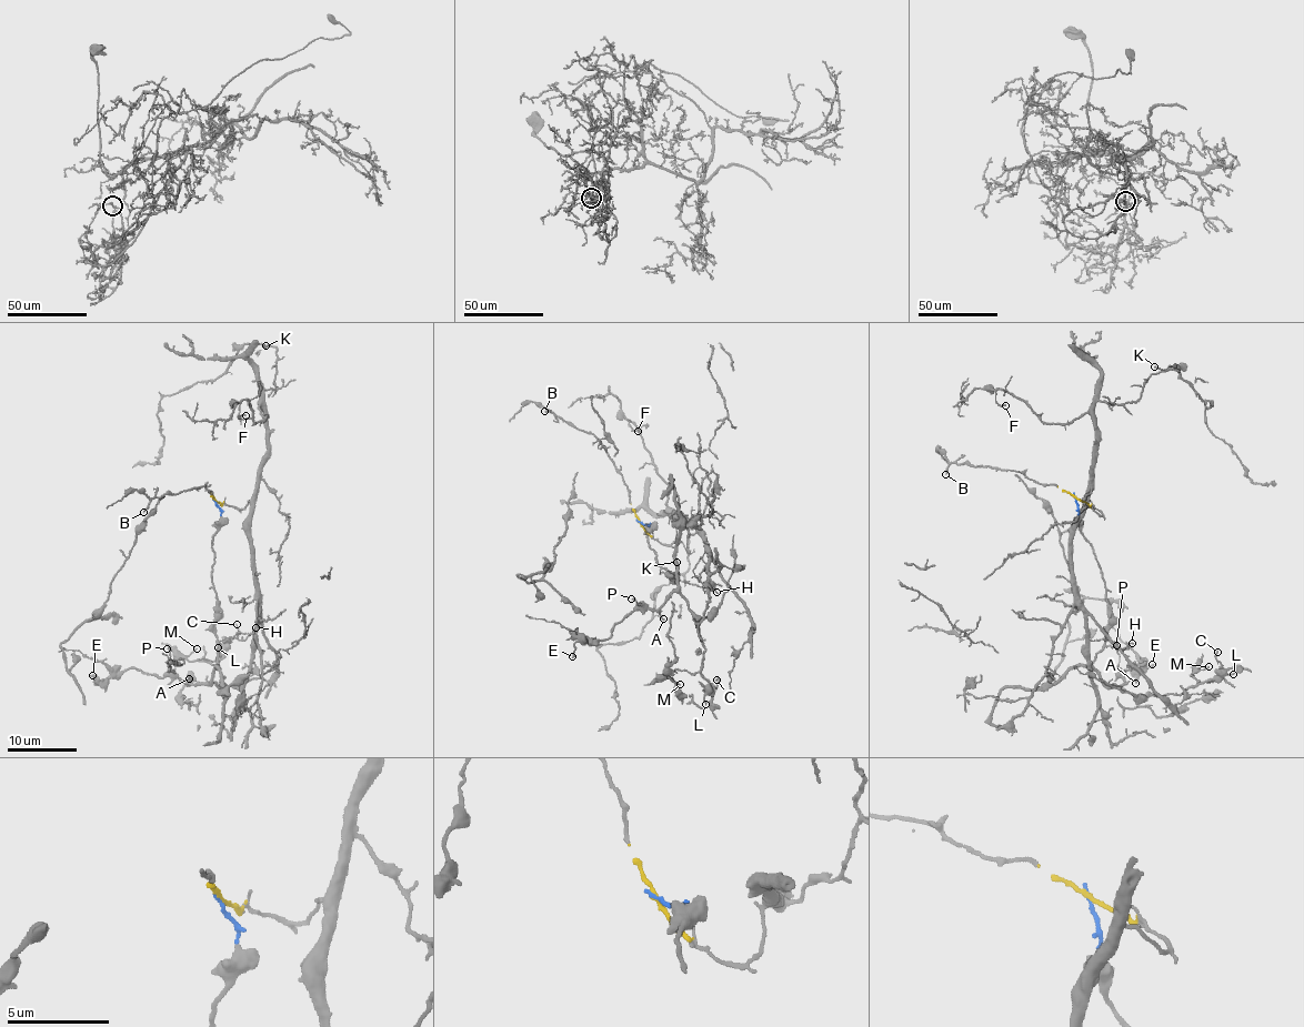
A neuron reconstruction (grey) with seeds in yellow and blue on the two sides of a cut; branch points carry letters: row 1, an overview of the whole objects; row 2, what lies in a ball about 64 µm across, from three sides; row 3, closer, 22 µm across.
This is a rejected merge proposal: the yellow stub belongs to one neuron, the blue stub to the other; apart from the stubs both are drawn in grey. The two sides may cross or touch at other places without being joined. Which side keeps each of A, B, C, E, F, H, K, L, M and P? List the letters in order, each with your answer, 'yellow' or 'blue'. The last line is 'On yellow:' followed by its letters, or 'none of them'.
A: blue
B: yellow
C: blue
E: blue
F: yellow
H: blue
K: yellow
L: blue
M: blue
P: blue
On yellow: B, F, K

